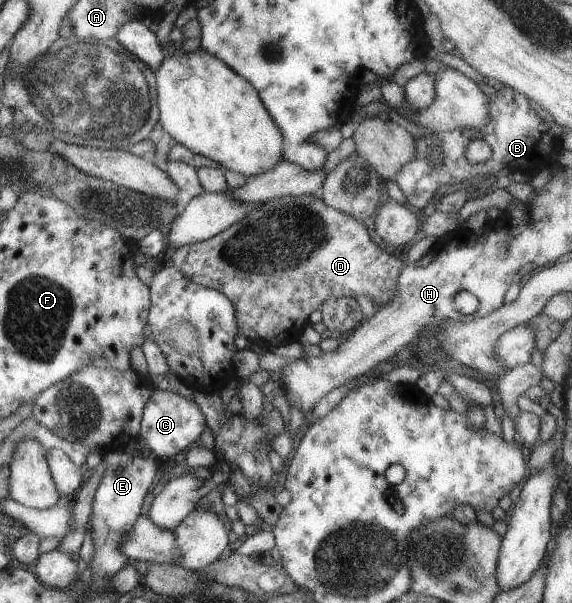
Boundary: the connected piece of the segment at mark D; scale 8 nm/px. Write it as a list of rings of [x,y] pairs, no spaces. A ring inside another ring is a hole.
[[[313,195],[266,200],[216,235],[176,248],[170,261],[184,277],[225,295],[235,307],[237,335],[244,335],[248,341],[262,341],[268,348],[296,342],[308,324],[308,315],[327,297],[364,295],[380,309],[395,294],[397,275],[403,267],[394,255],[376,246],[363,222],[313,199]]]

